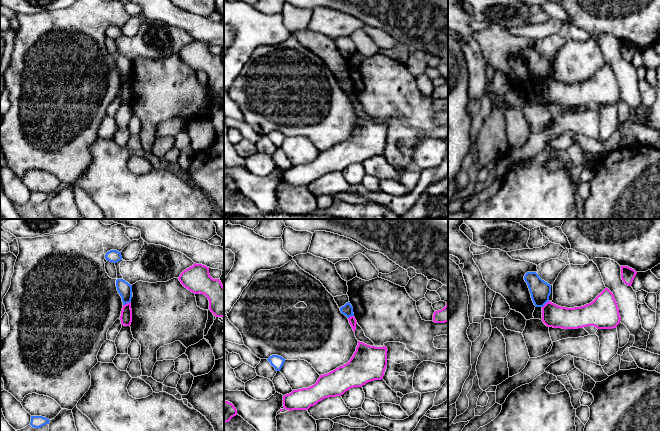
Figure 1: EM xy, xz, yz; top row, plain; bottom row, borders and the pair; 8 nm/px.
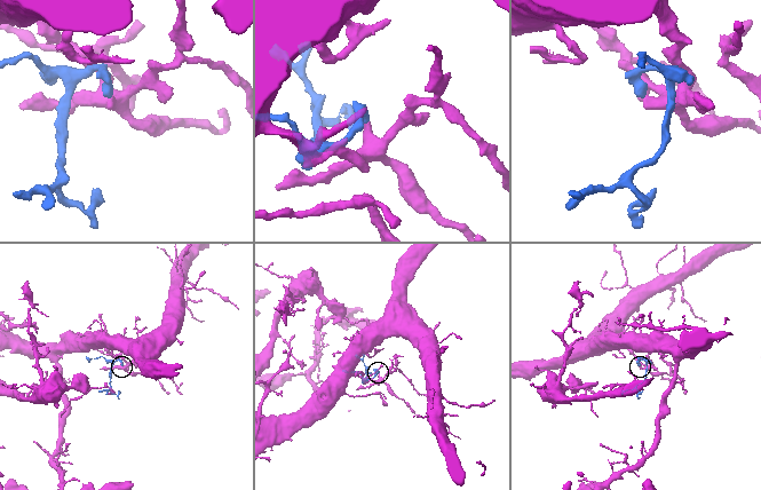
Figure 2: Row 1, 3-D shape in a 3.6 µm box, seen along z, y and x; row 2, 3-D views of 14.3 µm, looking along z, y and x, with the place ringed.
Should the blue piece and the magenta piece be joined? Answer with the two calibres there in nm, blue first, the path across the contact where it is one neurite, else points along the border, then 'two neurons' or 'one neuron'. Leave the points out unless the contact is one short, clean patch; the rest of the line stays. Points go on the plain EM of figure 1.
160 nm thick on the blue side, 180 nm on the other; border along yz (549, 77), (542, 83); two neurons

